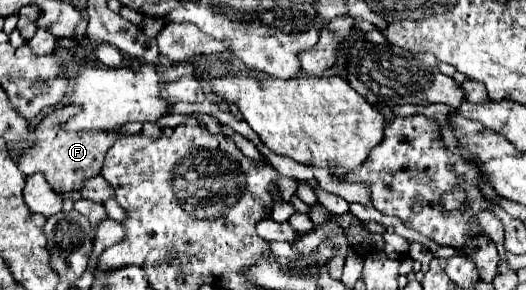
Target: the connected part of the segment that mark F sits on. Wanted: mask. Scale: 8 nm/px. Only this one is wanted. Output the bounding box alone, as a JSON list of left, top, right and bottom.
[17,106,117,194]

